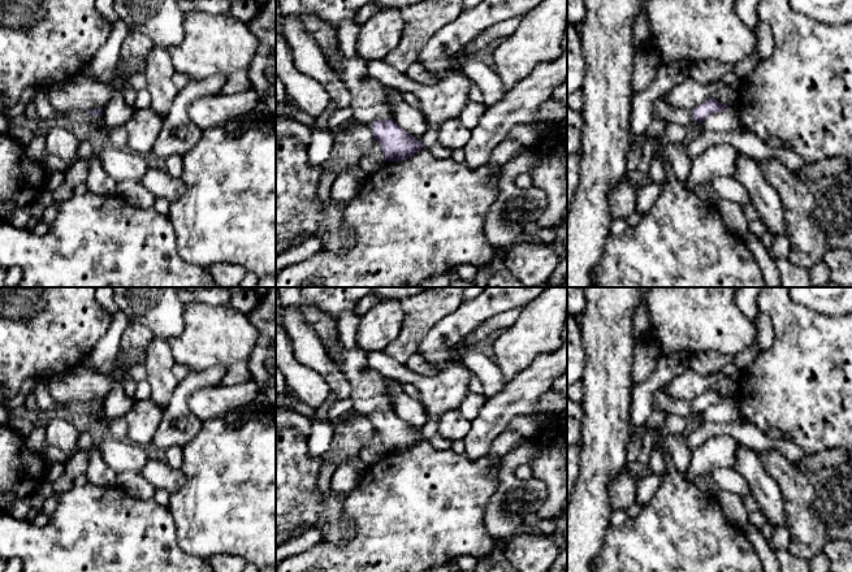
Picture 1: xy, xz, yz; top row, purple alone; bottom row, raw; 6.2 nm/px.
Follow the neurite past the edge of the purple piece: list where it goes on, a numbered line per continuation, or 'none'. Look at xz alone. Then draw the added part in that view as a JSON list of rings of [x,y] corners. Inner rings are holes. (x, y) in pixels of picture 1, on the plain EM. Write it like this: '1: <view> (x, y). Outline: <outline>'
1: xz (368, 388). Outline: [[[276,287],[282,308],[294,307],[303,313],[307,324],[320,337],[328,355],[339,367],[351,386],[353,410],[372,415],[392,410],[386,398],[386,378],[368,365],[367,352],[358,347],[345,347],[339,341],[337,321],[311,306],[302,296],[302,287]]]

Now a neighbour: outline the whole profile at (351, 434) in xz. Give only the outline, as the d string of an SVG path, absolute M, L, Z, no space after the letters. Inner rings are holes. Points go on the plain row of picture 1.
M351 410L343 420L333 424L334 436L329 450L321 456L321 467L333 464L336 468L351 459L360 459L362 450L375 434L369 415Z

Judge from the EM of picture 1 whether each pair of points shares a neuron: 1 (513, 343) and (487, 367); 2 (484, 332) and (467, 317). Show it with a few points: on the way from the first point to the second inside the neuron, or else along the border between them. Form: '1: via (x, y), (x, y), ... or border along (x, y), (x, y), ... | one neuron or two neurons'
1: border along (491, 358), (501, 375), (504, 385) | two neurons
2: border along (505, 311), (483, 321), (466, 338) | two neurons

